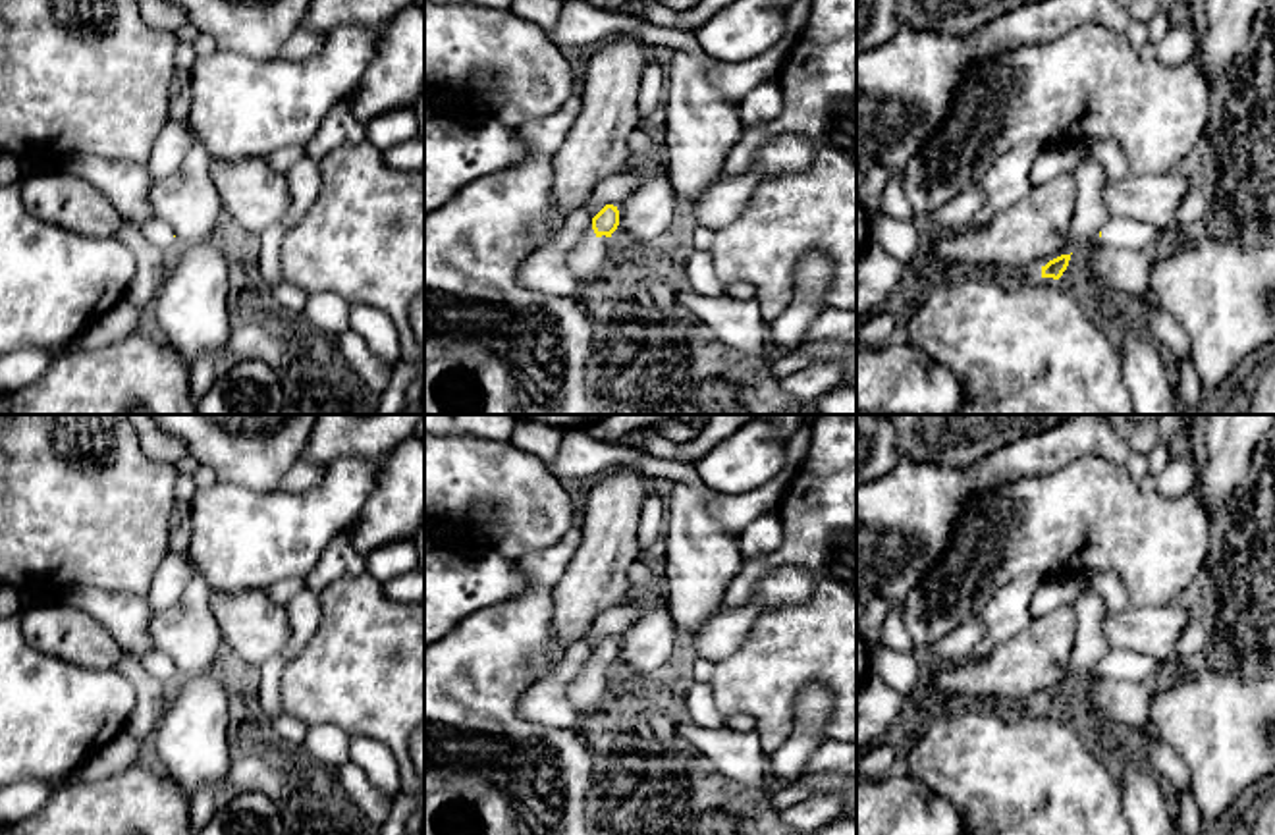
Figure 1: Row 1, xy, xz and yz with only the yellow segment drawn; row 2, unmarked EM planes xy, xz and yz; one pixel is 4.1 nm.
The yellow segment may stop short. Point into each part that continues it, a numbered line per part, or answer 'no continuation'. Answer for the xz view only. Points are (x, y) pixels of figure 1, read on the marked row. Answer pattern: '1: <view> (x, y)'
1: xz (589, 257)

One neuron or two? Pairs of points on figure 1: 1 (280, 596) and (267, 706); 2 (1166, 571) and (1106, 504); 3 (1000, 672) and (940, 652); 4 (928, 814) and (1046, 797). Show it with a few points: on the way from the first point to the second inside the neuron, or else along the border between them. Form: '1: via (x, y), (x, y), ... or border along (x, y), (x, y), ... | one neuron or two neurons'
1: border along (303, 587), (284, 606) | two neurons
2: via (1154, 554), (1121, 521) | one neuron
3: border along (971, 656), (955, 664), (936, 664) | two neurons
4: border along (919, 785), (944, 797), (961, 814) | two neurons

